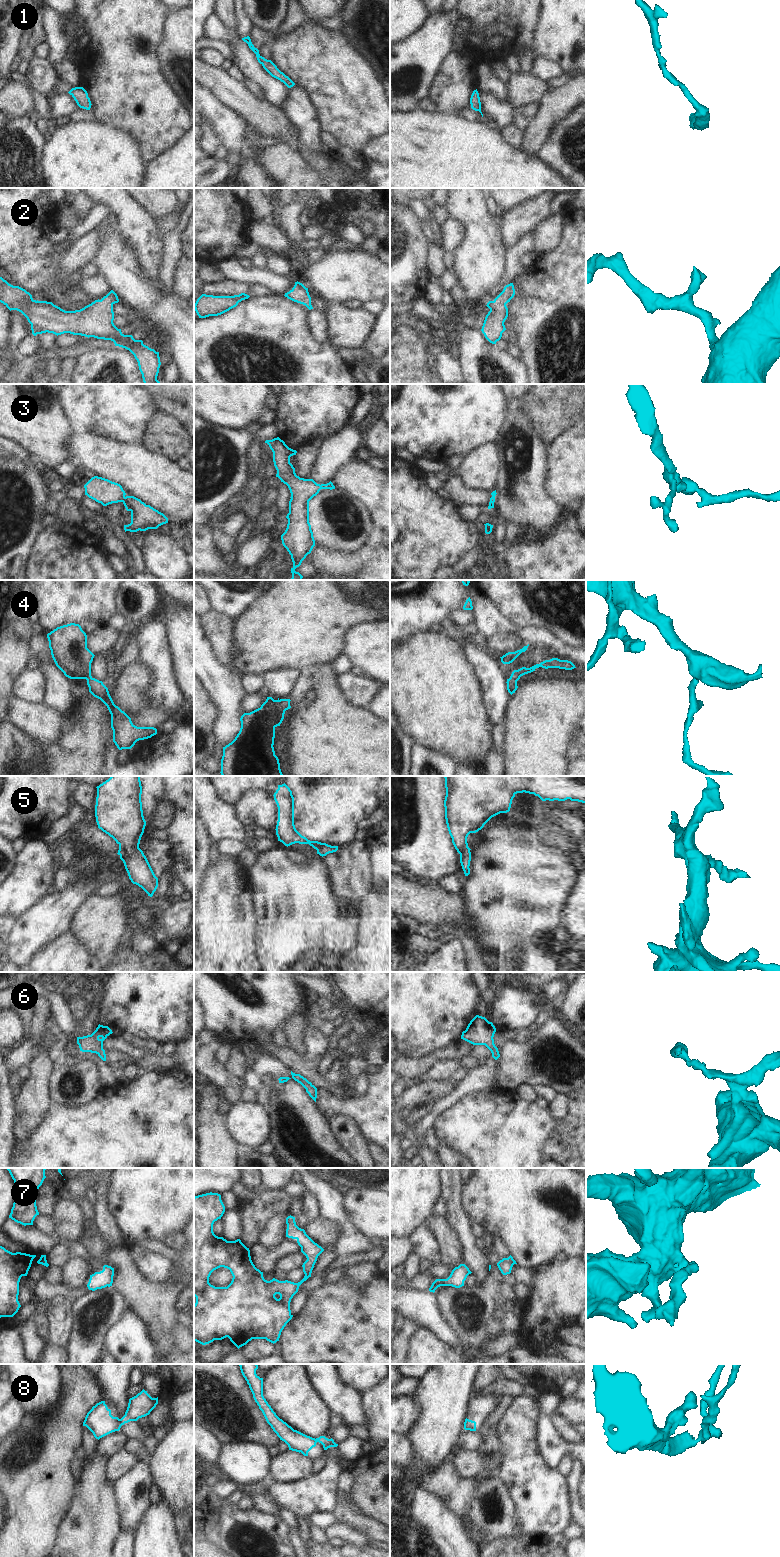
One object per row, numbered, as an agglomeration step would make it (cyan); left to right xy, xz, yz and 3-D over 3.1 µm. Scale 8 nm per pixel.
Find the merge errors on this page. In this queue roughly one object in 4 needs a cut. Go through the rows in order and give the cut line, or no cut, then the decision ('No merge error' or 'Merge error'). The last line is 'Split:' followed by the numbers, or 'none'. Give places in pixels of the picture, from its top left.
1: No split. No merge error
2: No split. No merge error
3: No split. No merge error
4: No split. No merge error
5: No split. No merge error
6: No split. No merge error
7: No split. No merge error
8: Split along xy (119, 1419), (122, 1424). Merge error
Split: 8

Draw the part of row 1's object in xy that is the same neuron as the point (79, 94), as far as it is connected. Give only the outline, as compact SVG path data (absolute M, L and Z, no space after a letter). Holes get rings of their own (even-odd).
M83 87L72 88L68 93L74 98L80 108L90 110L92 104L87 91Z

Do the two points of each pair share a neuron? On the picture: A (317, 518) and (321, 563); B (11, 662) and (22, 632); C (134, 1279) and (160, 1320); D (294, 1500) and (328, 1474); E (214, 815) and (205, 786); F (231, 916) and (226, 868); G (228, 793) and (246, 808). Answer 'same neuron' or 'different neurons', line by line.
A: different neurons
B: same neuron
C: same neuron
D: same neuron
E: same neuron
F: same neuron
G: different neurons

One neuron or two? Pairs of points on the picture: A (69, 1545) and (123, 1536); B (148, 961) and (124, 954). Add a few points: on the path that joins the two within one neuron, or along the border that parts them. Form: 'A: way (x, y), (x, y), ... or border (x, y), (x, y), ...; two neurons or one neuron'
A: border (121, 1528), (112, 1546); two neurons
B: way (142, 961), (130, 960); one neuron

